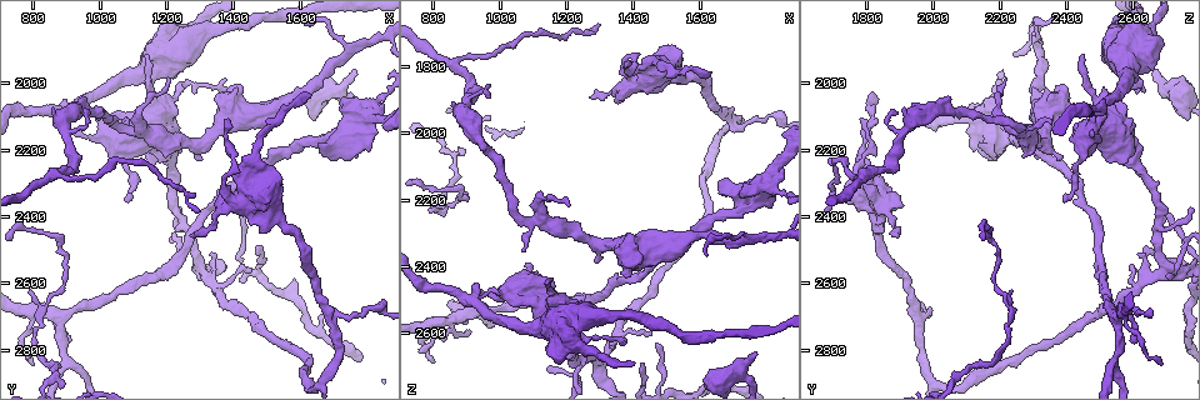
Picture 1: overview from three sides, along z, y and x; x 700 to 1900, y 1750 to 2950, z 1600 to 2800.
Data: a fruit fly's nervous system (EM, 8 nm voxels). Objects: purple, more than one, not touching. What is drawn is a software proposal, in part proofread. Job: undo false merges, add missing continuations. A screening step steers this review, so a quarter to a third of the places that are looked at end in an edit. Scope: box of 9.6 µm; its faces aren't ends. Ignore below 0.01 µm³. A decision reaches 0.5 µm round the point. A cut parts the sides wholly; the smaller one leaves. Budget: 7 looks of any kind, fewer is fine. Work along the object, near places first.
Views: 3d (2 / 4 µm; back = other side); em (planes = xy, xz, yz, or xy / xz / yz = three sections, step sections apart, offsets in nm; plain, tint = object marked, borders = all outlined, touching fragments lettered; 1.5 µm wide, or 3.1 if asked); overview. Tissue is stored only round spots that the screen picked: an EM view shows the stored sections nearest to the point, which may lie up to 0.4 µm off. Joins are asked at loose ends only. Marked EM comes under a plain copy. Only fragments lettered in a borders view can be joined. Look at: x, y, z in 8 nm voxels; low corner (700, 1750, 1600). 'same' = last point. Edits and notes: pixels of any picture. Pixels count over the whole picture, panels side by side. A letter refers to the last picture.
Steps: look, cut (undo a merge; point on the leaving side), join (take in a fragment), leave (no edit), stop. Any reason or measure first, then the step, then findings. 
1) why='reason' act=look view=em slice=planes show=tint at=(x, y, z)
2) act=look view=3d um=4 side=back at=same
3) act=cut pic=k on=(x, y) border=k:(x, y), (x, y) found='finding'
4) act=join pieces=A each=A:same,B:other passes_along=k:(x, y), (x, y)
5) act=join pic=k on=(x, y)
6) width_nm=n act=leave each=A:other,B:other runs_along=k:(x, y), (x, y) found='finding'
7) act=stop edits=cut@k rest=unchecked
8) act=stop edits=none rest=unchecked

why='closes a loop' act=look view=3d um=4 at=(920, 2080, 2510)

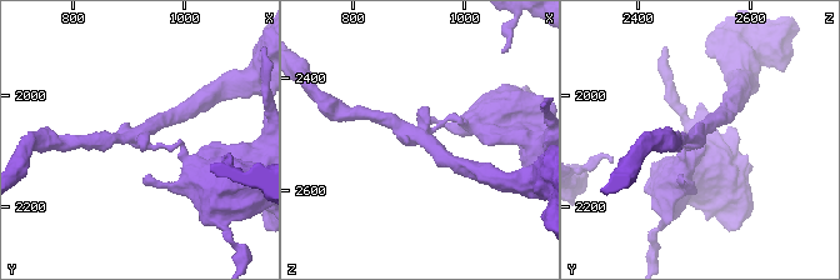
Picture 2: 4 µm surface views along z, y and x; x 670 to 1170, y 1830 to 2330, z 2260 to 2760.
act=look view=em slice=xz step=4 show=tint at=(915, 2070, 2505)

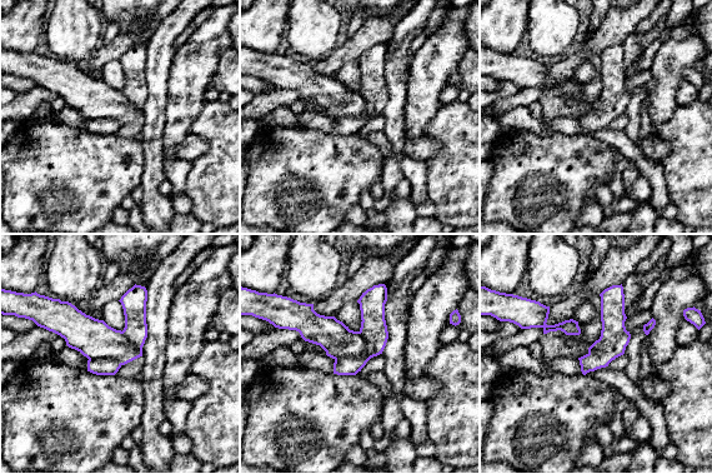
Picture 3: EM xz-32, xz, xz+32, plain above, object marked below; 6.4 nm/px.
why='another direction' act=look view=em slice=planes show=borders at=same

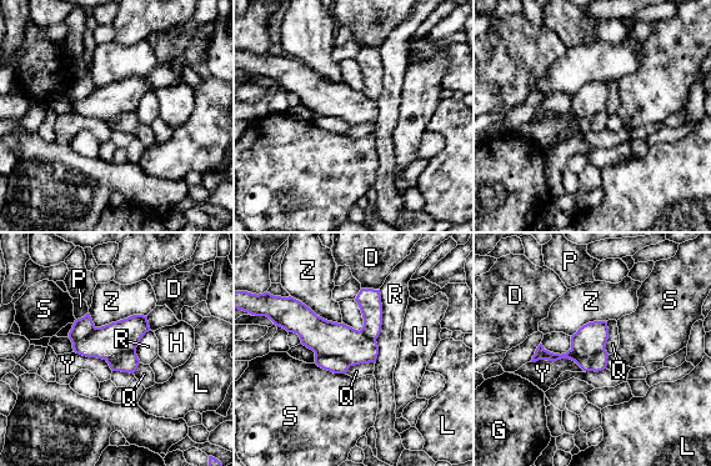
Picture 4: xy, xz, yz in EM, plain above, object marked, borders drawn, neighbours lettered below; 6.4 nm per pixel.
act=cut pic=4 on=(330, 339) each=D:other,G:other,H:other,L:other,P:other,Q:other,R:other,S:other,Y:other,Z:other part_leaving=4:(285, 324), (306, 324), (372, 359) found='a second neuron is stuck on'

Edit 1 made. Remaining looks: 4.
why='stops while still wide' act=look view=em slice=planes show=tint at=(1770, 1960, 2670)

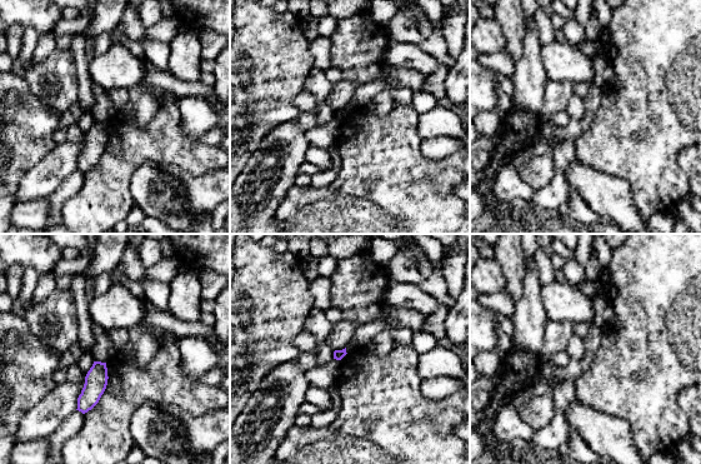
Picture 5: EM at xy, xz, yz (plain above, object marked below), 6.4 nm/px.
act=look view=em slice=planes show=borders at=same

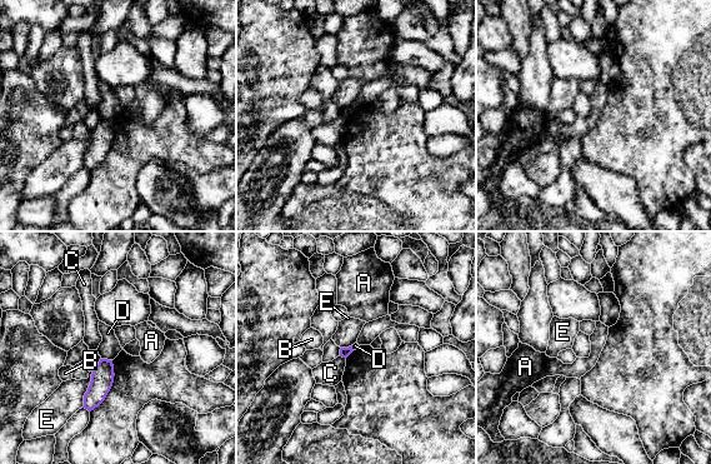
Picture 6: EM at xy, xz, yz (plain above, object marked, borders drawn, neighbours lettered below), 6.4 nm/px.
act=leave each=A:other,B:other,C:other,D:other,E:other border=6:(101, 358), (111, 360) found='none of them fits'

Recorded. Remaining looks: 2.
act=stop edits=cut@4 rest=unchecked

